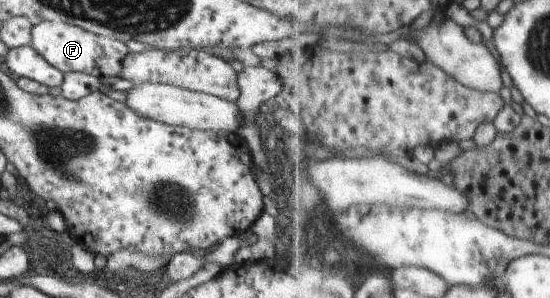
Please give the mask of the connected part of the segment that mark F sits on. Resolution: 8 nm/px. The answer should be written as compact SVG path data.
M43 20L32 27L29 46L47 64L55 67L62 75L71 71L84 72L95 78L106 76L110 81L117 77L121 63L129 53L123 42L84 31L78 26L64 22Z

